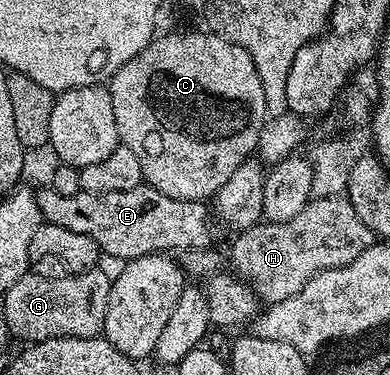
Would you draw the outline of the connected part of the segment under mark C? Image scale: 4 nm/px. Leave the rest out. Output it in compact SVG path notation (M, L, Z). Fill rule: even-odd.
M202 30L203 32L171 32L168 36L156 35L154 40L141 50L117 74L113 74L109 81L111 97L113 98L113 118L117 118L117 134L119 142L129 146L133 154L137 154L137 159L141 161L141 174L144 181L150 188L161 190L161 194L169 194L169 198L178 200L202 200L210 201L225 182L229 182L229 177L237 166L241 166L258 149L261 138L261 126L269 118L267 115L267 103L265 102L265 90L261 87L261 78L257 75L257 66L253 66L253 58L249 58L249 50L229 42L223 36L218 36L216 32Z

